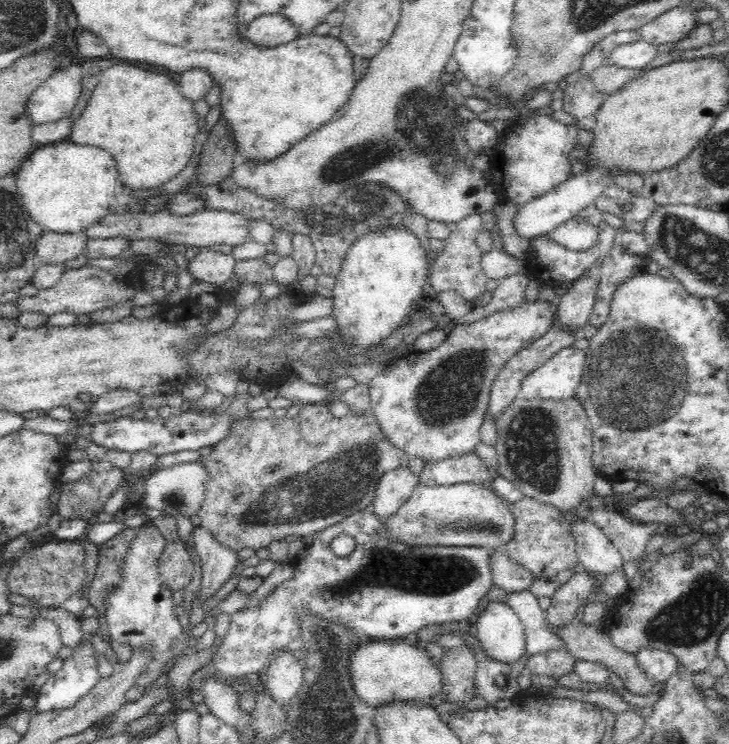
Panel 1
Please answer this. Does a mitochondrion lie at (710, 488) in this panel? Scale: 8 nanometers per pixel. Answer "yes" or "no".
no

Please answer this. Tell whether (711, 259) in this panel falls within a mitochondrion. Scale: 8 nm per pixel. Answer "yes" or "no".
yes

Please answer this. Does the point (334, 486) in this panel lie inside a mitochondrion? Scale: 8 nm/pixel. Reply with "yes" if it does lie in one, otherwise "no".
yes

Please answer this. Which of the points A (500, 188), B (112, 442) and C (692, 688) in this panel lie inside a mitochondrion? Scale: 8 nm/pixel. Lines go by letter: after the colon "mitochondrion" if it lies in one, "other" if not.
A: other
B: other
C: other

